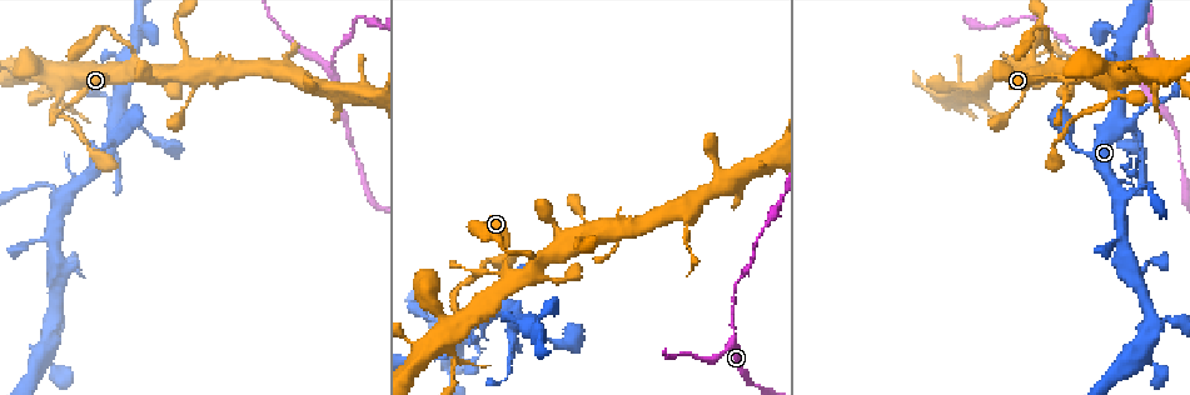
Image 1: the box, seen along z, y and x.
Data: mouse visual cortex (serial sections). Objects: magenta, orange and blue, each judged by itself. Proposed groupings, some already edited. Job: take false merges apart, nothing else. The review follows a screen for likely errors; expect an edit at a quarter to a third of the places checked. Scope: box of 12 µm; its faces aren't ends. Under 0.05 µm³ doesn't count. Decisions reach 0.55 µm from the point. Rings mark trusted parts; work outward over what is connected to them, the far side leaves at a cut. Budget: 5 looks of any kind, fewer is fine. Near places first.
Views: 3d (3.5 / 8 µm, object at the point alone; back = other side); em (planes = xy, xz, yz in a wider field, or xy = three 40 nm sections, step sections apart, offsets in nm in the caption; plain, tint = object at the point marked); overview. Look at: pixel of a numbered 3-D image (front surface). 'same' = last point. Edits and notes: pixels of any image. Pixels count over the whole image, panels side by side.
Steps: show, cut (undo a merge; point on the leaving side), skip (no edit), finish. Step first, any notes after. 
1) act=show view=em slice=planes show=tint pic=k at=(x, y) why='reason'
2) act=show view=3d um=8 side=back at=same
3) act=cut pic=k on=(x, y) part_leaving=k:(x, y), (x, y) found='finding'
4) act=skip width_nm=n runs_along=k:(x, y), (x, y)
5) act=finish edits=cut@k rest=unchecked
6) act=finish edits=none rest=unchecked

act=show view=3d um=3.5 pic=1 at=(321, 64) why='narrows sharply'

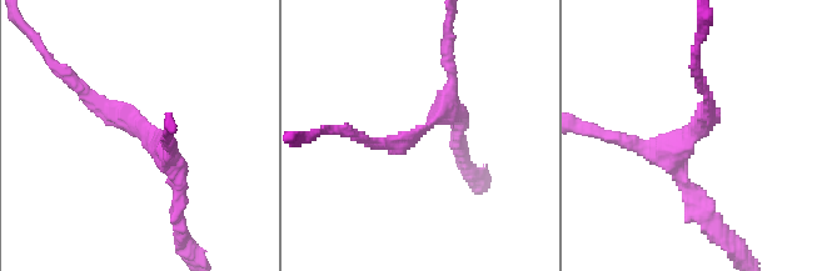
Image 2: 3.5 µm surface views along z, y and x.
act=show view=em slice=xy step=2 show=tint pic=2 at=(146, 135) arms=3 arm_widths_nm=150,150,200 why='now the EM'

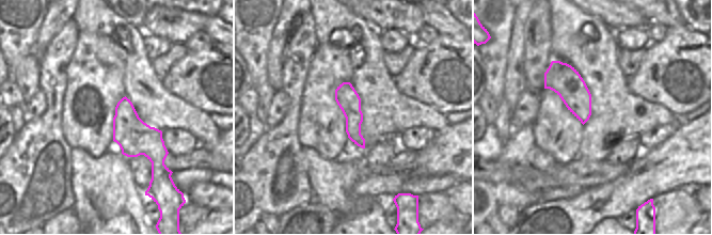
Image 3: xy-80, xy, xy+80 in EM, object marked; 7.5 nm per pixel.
act=skip width_nm=170 runs_along=2:(177, 197), (154, 140), (80, 90) found='all the same cell'

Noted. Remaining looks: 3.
act=show view=3d um=3.5 pic=1 at=(184, 68) why='thin arm on a thick one'

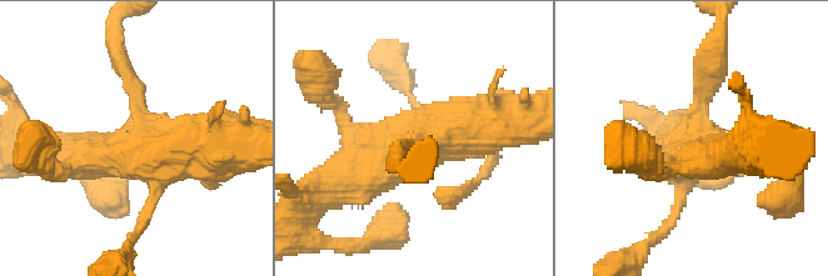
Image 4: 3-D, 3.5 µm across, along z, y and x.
act=show view=em slice=xy step=2 show=tint pic=4 at=(137, 142)

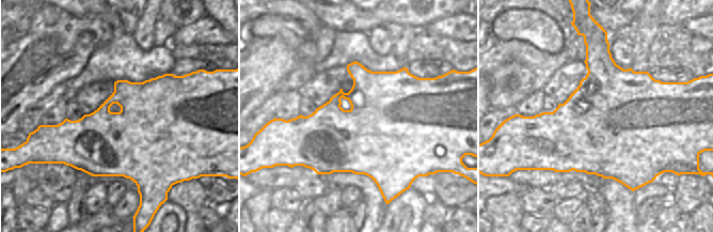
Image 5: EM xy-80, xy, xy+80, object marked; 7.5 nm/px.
act=skip arms=4 arm_widths_nm=150,250,500,600 runs_along=4:(335, 181), (432, 130), (489, 124) found='continuous, no second cell'

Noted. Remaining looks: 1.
act=finish edits=none rest=unchecked

